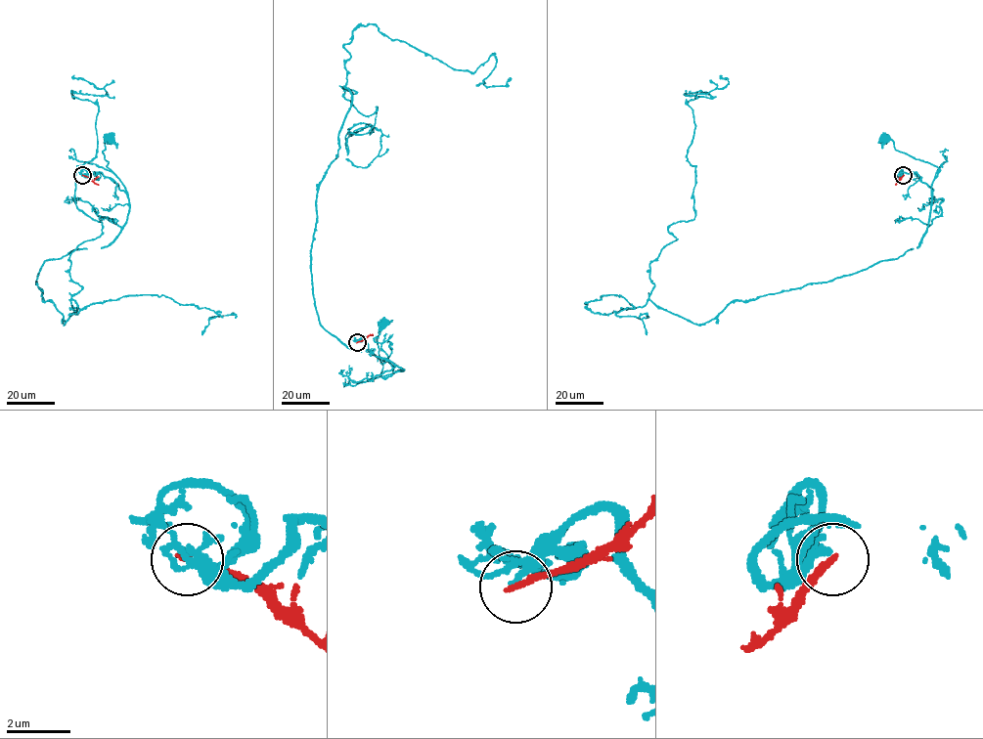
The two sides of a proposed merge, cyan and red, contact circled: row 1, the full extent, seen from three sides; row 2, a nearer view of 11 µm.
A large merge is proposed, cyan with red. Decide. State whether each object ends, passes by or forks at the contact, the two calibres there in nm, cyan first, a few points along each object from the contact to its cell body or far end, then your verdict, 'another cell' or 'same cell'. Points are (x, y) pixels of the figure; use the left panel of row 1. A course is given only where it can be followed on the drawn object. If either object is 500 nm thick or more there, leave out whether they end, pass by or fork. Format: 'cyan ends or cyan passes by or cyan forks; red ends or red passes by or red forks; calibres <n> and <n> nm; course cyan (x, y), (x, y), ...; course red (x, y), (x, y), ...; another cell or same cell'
cyan forks; red ends; calibres 190 and 200 nm; course cyan (82, 175), (101, 172), (124, 191), (106, 165), (103, 152), (110, 139); course red (82, 175), (93, 181), (98, 176); another cell

